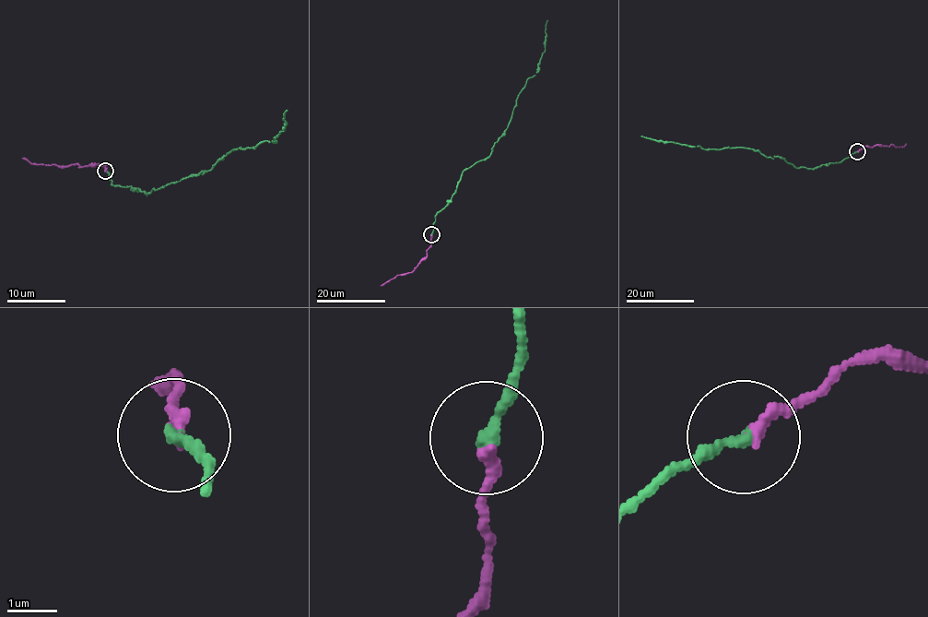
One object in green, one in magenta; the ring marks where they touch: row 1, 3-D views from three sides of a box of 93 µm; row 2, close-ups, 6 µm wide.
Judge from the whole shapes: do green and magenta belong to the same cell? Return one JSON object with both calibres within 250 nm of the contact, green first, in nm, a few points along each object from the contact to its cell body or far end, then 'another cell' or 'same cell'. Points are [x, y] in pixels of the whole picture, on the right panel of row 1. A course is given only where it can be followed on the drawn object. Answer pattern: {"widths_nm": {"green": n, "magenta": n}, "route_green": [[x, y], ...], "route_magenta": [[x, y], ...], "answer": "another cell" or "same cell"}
{"widths_nm": {"green": 240, "magenta": 260}, "route_green": [[858, 151], [839, 162], [813, 169], [799, 168], [784, 159], [766, 157], [751, 148], [705, 148], [641, 136]], "route_magenta": [[858, 151], [865, 146], [901, 148], [906, 144]], "answer": "same cell"}

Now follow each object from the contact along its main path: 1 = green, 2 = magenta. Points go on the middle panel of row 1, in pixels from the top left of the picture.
1: (431, 235), (437, 214), (447, 205), (462, 172), (490, 155), (507, 128), (518, 95), (537, 71), (547, 20)
2: (431, 235), (431, 246), (427, 255), (414, 270), (397, 275), (381, 285)

